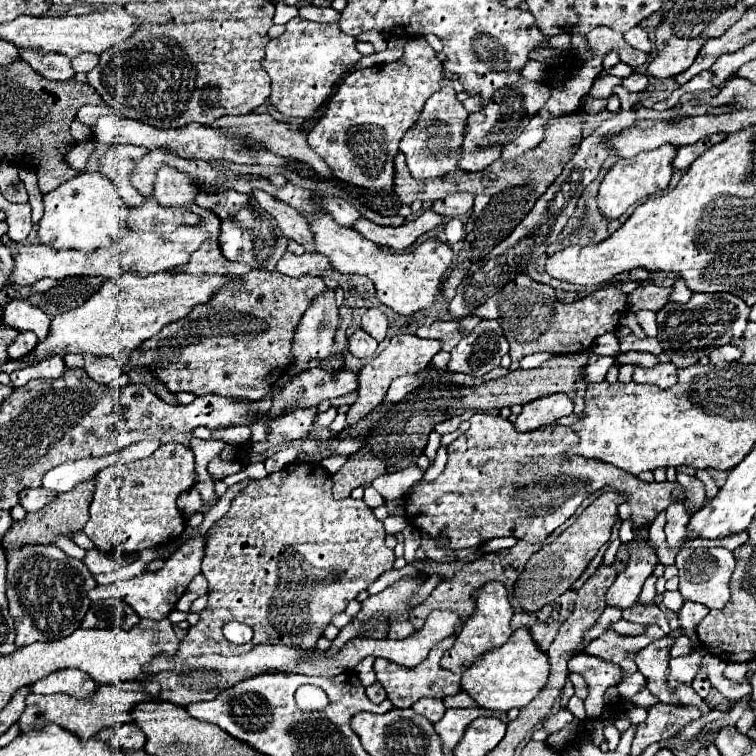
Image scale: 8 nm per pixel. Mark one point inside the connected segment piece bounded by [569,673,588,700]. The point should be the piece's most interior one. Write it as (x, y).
(581, 690)

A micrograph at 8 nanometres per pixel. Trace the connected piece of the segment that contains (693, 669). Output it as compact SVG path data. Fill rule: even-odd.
M694 649L694 653L684 655L684 657L676 657L670 659L670 673L668 679L670 681L678 681L678 683L692 683L692 679L696 677L700 669L700 653Z

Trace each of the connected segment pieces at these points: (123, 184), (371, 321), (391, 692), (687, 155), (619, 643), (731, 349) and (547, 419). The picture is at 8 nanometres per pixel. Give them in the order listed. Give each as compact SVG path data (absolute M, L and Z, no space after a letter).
M116 145L98 163L100 171L104 175L108 175L110 179L114 179L114 183L118 185L118 191L128 207L138 207L144 201L144 197L130 183L130 173L134 169L134 163L144 155L146 155L146 151L142 151L136 145Z
M368 309L364 319L362 319L362 329L374 337L378 343L382 343L386 339L388 333L388 319L380 309Z
M446 637L444 641L440 641L438 645L434 645L434 649L428 655L428 661L422 661L422 665L416 665L414 669L406 669L402 665L394 665L390 661L384 659L376 659L374 663L374 671L376 671L376 679L378 683L386 689L388 699L392 701L394 707L412 707L418 699L422 697L434 697L434 699L444 699L448 695L456 695L460 691L460 675L446 671L440 667L440 659L444 655L446 649L450 649L450 645L454 645L456 637Z
M722 133L710 135L710 137L698 141L698 143L694 143L694 145L688 145L688 147L678 149L678 151L676 151L676 157L672 159L672 167L678 169L678 171L688 171L690 165L692 165L704 151L708 151L712 145L716 145L716 143L720 143L720 141L724 141L724 135L722 135Z
M656 624L647 625L646 631L642 635L638 635L638 637L624 637L624 635L618 635L618 633L608 629L608 631L604 631L602 637L594 639L586 647L584 653L600 657L604 661L616 663L622 669L622 673L628 677L628 675L632 675L636 671L634 653L638 653L648 643L652 643L652 641L664 636L664 632Z
M724 345L724 347L718 347L710 353L710 363L718 363L718 361L736 361L742 357L742 351L734 345Z
M554 393L548 397L540 397L536 401L530 401L524 405L522 413L518 415L518 421L514 423L518 431L532 431L540 429L544 425L550 425L554 419L570 415L572 413L572 399L564 393Z

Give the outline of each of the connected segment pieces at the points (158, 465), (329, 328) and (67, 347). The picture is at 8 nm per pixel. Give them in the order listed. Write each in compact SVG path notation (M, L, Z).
M166 443L160 445L150 457L128 463L128 465L112 465L102 469L94 477L94 499L90 505L90 519L84 527L84 533L94 541L96 549L108 555L124 555L138 553L148 547L160 547L172 543L184 531L184 517L176 507L176 499L182 491L194 485L194 455L184 445Z
M326 289L316 297L314 305L304 313L292 343L294 365L304 365L310 359L328 359L338 325L338 307L334 293Z
M126 273L126 277L116 277L106 281L84 305L58 315L52 319L50 331L46 335L44 341L40 341L36 345L36 349L32 349L24 359L20 361L42 361L46 357L52 355L68 355L68 353L78 353L78 355L94 355L94 357L112 357L116 361L124 359L126 355L130 355L142 341L154 337L162 327L166 327L172 321L178 321L182 317L186 317L186 313L190 313L190 309L198 303L206 303L212 293L216 293L216 289L226 287L228 283L234 283L234 277L198 277L198 275L186 275L186 273L156 273L150 277L134 277L134 273Z

